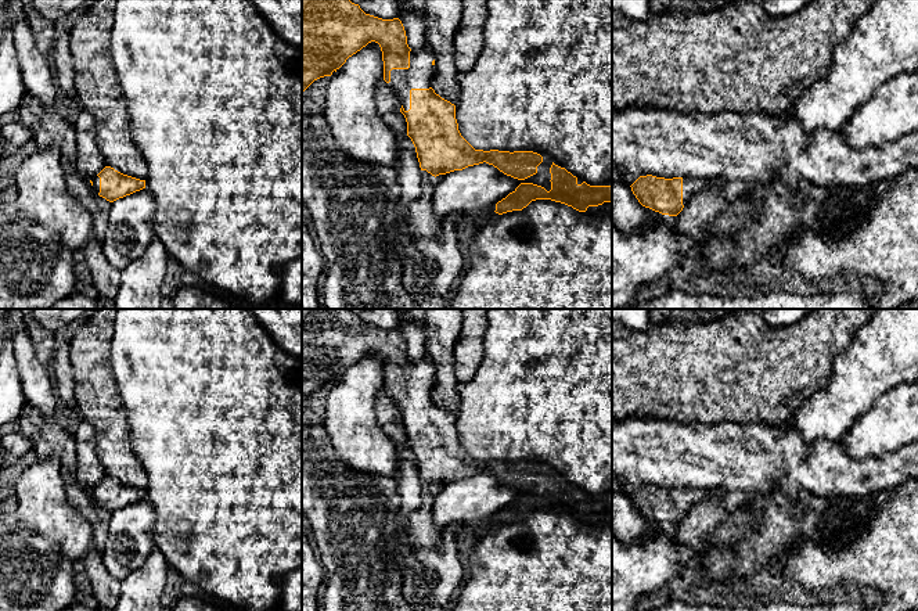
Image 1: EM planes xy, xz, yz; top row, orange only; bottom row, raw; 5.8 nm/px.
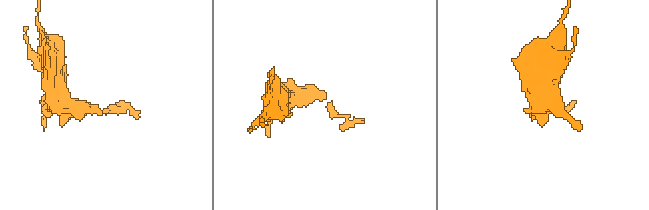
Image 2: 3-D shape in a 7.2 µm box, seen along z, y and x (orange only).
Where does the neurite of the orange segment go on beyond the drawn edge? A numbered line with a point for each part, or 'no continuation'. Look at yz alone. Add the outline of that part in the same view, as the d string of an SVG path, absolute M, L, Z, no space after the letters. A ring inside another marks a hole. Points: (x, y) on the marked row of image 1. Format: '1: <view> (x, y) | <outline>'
1: yz (691, 186) | M683 177L683 205L685 206L694 194L709 187L712 183L712 179Z

